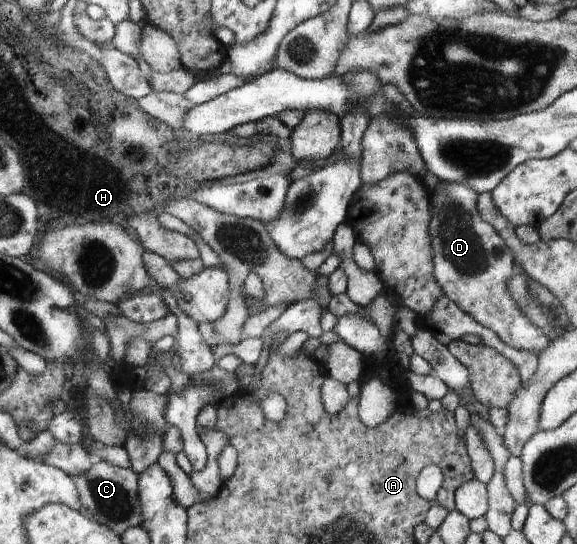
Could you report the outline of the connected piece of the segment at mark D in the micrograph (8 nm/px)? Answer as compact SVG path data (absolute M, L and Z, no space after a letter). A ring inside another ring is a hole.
M437 182L431 194L433 208L430 208L431 220L429 220L429 238L433 248L433 278L441 286L443 295L460 306L471 318L474 318L485 328L490 328L503 339L503 342L515 350L533 352L537 358L541 352L553 342L547 334L543 334L539 328L535 328L517 308L517 300L513 300L507 292L507 282L513 276L514 260L513 252L499 233L482 220L477 212L477 192L465 184L451 184L451 182Z

